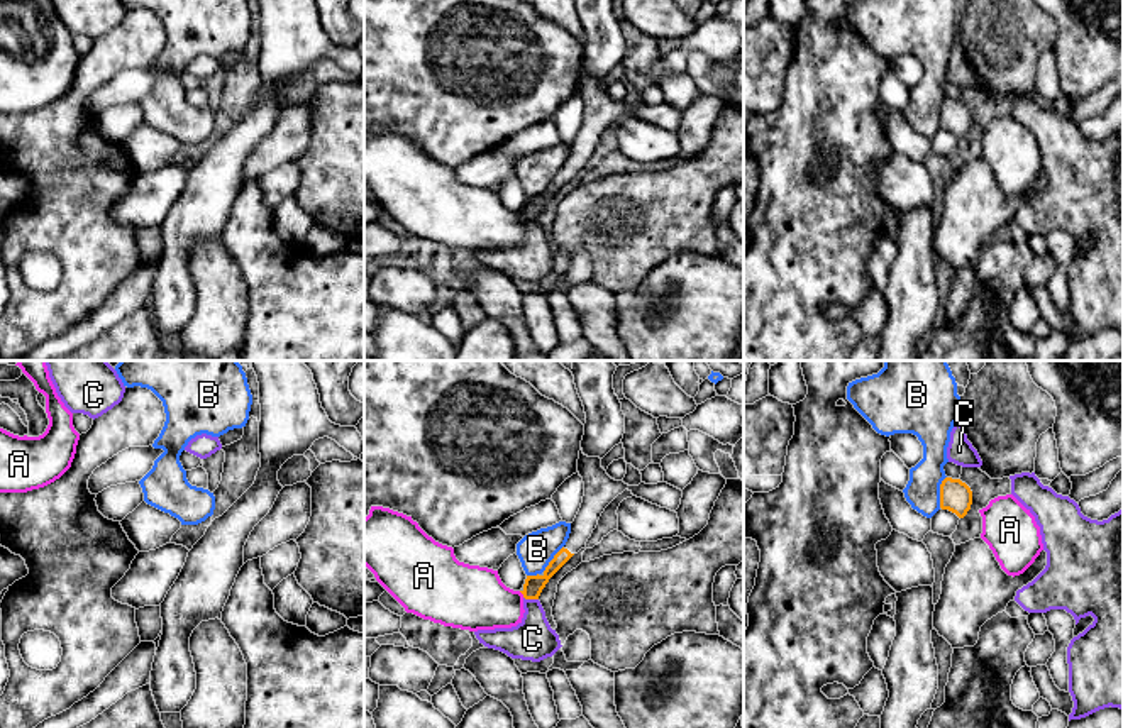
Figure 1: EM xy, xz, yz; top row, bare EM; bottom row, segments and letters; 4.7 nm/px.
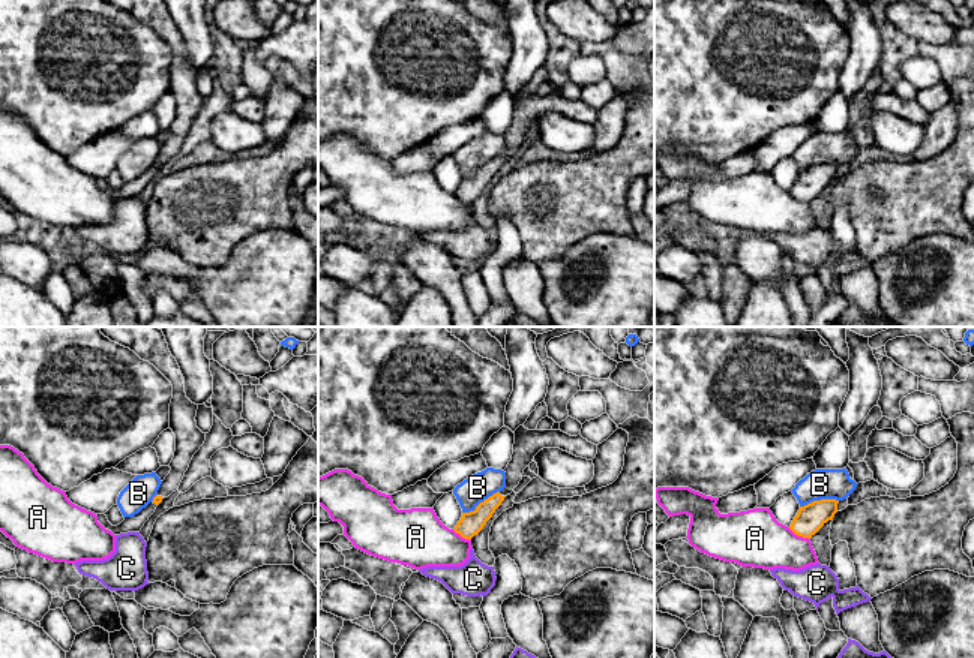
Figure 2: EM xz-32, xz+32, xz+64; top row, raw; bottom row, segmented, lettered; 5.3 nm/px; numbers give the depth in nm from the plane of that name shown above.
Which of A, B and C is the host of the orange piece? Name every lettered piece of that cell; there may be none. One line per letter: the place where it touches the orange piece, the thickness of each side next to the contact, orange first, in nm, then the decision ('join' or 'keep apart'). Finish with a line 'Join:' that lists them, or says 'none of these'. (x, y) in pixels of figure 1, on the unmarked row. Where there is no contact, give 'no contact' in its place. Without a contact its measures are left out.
A: meets orange in xz at (522, 214); 90 nm thick on the orange side, 300 nm on the other; keep apart
B: meets orange in yz at (940, 112); 150 nm thick on the orange side, 160 nm on the other; keep apart
C: meets orange in xz at (531, 219); 90 nm thick on the orange side, 200 nm on the other; keep apart
Join: none of these

